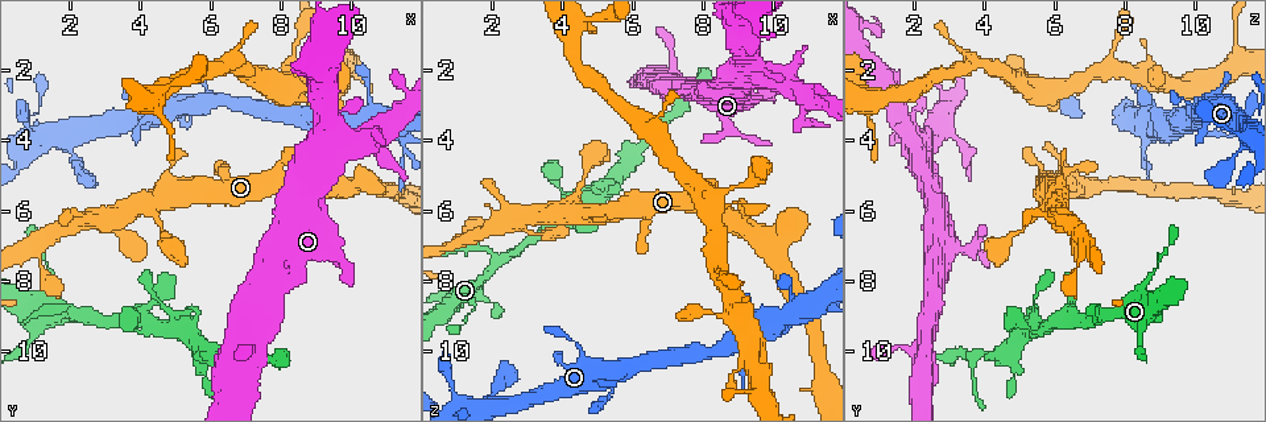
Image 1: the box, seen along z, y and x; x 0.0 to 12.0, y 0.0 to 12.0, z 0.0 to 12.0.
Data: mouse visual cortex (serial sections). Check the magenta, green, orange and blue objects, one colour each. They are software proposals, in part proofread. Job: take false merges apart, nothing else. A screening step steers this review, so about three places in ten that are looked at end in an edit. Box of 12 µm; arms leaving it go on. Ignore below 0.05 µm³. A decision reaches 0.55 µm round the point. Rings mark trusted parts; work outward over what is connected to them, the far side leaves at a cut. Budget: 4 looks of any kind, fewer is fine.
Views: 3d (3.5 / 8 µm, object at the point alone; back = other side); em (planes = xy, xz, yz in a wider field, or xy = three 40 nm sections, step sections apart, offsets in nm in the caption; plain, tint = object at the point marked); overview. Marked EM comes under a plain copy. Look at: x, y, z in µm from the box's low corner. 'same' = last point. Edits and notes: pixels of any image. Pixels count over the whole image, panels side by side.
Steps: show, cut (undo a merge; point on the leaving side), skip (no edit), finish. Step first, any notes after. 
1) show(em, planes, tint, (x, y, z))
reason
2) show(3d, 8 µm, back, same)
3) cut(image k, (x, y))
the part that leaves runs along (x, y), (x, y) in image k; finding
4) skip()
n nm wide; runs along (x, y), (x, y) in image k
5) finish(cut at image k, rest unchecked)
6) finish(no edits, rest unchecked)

show(3d, 3.5 µm, (2.2, 8.9, 7.5))
thin neck

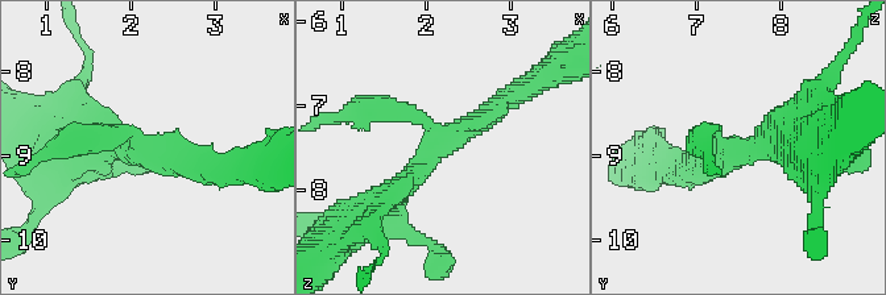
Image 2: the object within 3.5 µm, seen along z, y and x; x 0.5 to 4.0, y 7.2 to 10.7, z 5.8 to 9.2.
show(em, xy, step 5, tint, (2.20, 8.95, 7.45))
3 arms; arms of 250, 300, 300 nm

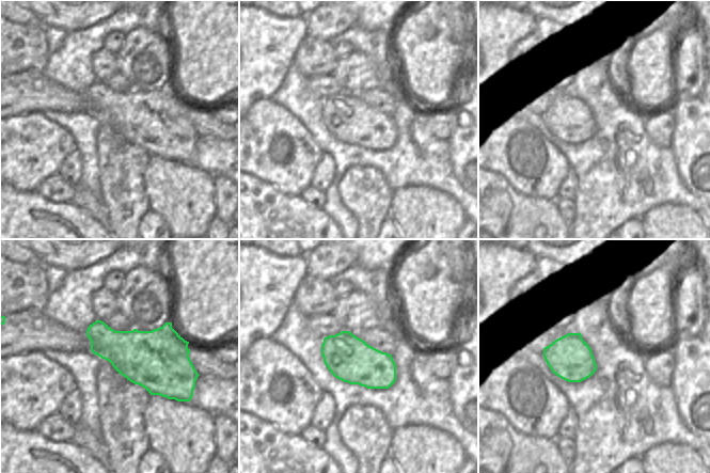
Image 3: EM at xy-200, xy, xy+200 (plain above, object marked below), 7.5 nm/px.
skip()
runs along (376, 200), (510, 96) in image 2; continuous, no second cell

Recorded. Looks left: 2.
show(3d, 3.5 µm, (7.9, 4.8, 5.6))
thin neck

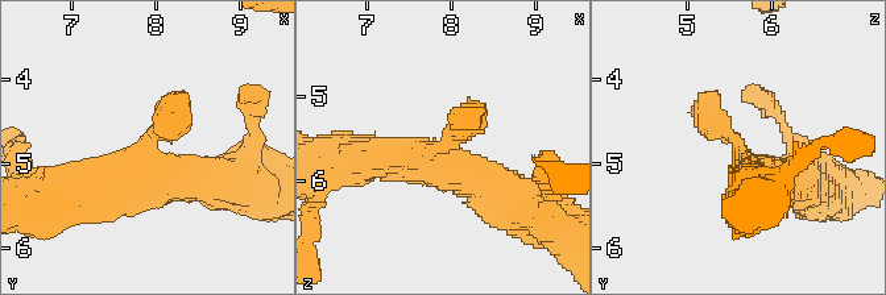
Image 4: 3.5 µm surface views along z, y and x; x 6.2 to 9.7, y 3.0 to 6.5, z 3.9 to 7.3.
show(em, xy, step 2, tint, (7.90, 4.75, 5.60))
need the tissue

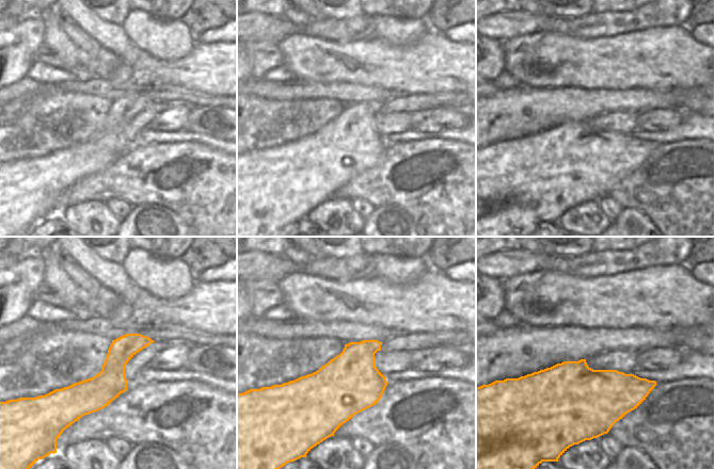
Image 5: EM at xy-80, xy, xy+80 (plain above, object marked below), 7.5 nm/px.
skip()
continuous, no second cell

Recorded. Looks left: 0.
finish(no edits, rest unchecked)

